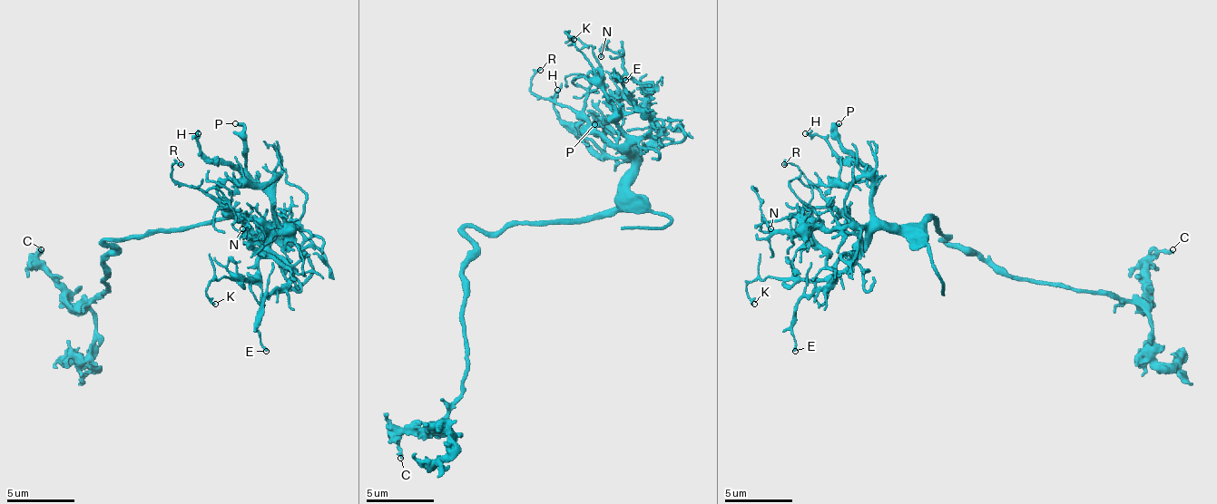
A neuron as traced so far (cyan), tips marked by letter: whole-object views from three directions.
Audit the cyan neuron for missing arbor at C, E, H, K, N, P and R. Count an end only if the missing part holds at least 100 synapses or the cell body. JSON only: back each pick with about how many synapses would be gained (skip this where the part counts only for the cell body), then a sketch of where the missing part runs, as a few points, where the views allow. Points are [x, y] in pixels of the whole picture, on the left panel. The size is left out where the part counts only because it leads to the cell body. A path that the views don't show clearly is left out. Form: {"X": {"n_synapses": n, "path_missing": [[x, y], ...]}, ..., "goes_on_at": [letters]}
{"goes_on_at": []}

